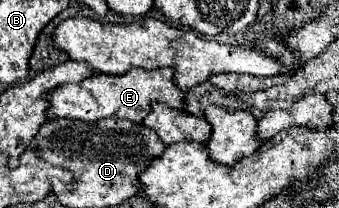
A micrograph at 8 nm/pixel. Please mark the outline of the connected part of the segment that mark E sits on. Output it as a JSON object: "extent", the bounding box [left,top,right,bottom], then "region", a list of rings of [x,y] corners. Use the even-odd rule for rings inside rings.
{"extent":[46,68,186,124],"region":[[[134,68],[122,76],[106,76],[94,74],[78,84],[62,84],[56,90],[46,94],[50,116],[56,118],[70,118],[80,122],[96,124],[102,118],[118,116],[140,124],[148,112],[152,110],[154,102],[164,102],[174,110],[186,110],[184,106],[184,92],[174,84],[174,68],[156,68],[156,70],[140,70]]]}

